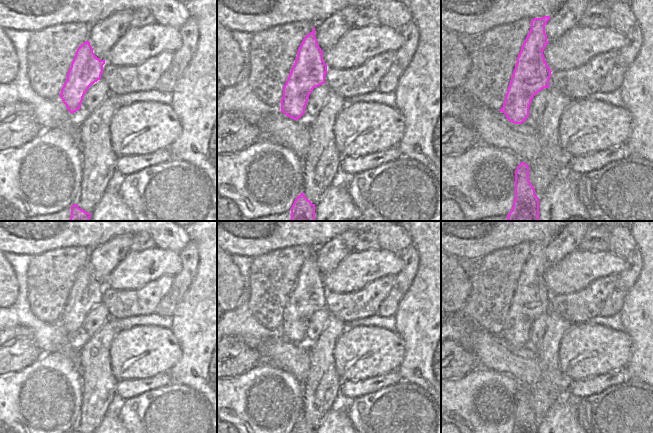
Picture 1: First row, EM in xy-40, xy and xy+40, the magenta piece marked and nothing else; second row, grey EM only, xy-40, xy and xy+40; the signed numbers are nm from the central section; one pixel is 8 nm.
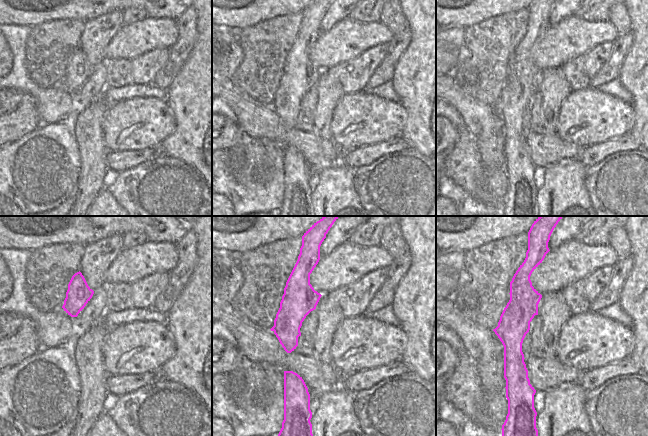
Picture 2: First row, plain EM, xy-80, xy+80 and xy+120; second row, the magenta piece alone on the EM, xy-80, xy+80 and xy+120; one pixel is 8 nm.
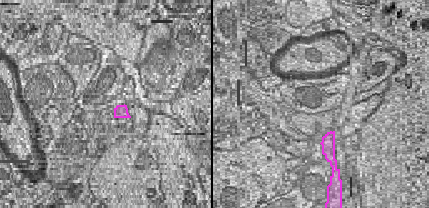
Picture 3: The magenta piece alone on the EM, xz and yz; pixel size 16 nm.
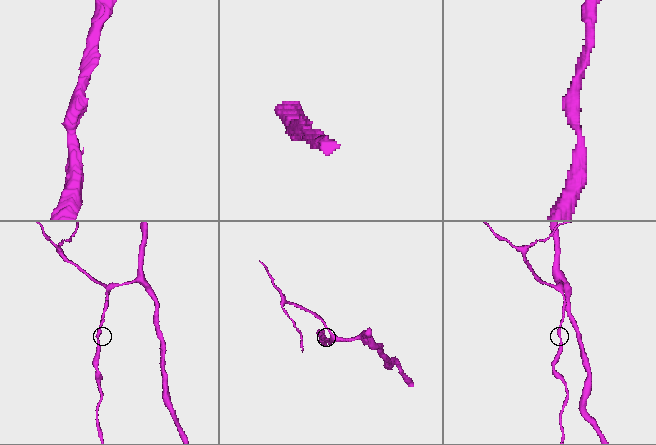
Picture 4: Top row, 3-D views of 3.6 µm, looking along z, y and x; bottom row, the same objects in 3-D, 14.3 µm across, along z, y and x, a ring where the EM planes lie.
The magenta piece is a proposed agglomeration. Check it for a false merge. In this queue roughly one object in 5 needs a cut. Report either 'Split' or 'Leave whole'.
Leave whole

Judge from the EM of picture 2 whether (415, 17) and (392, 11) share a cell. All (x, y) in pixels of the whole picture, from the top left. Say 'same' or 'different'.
different

